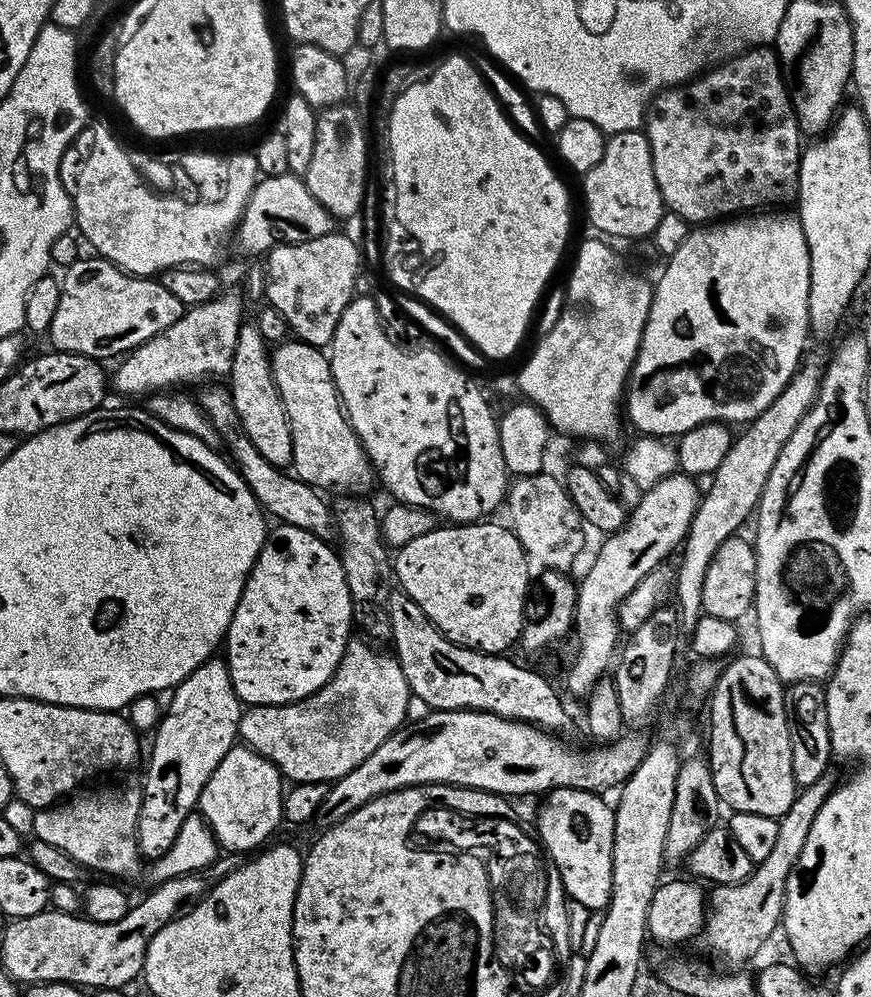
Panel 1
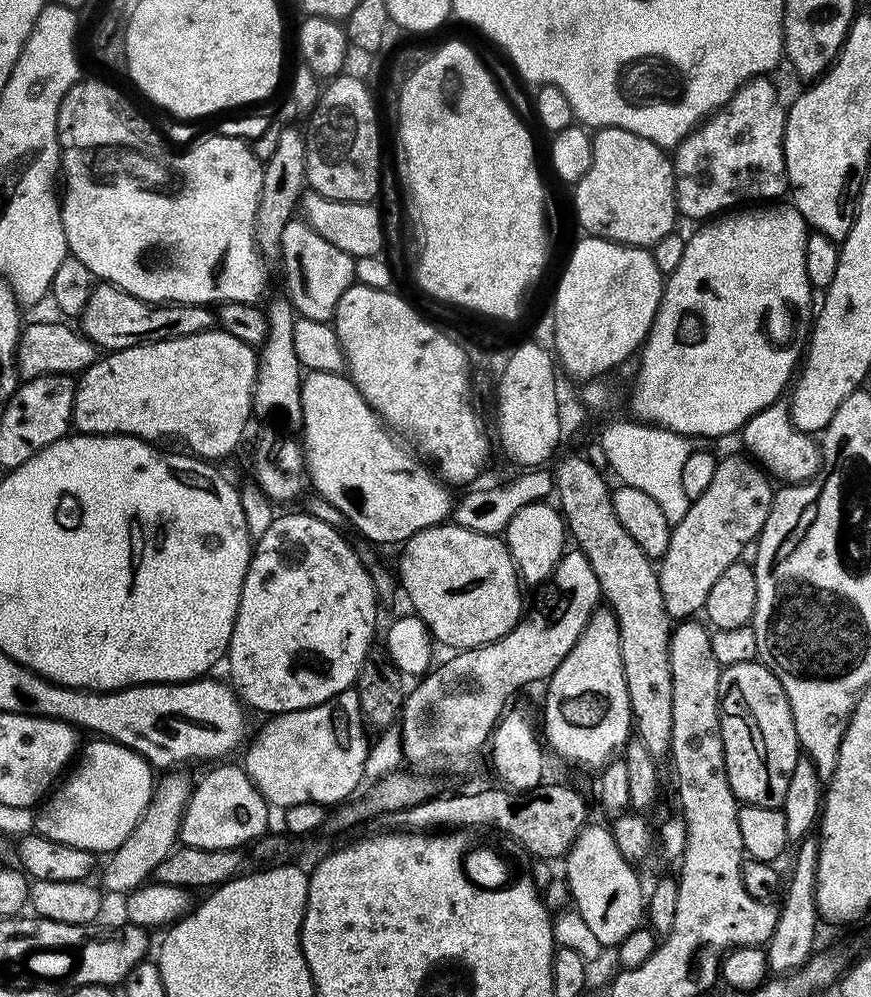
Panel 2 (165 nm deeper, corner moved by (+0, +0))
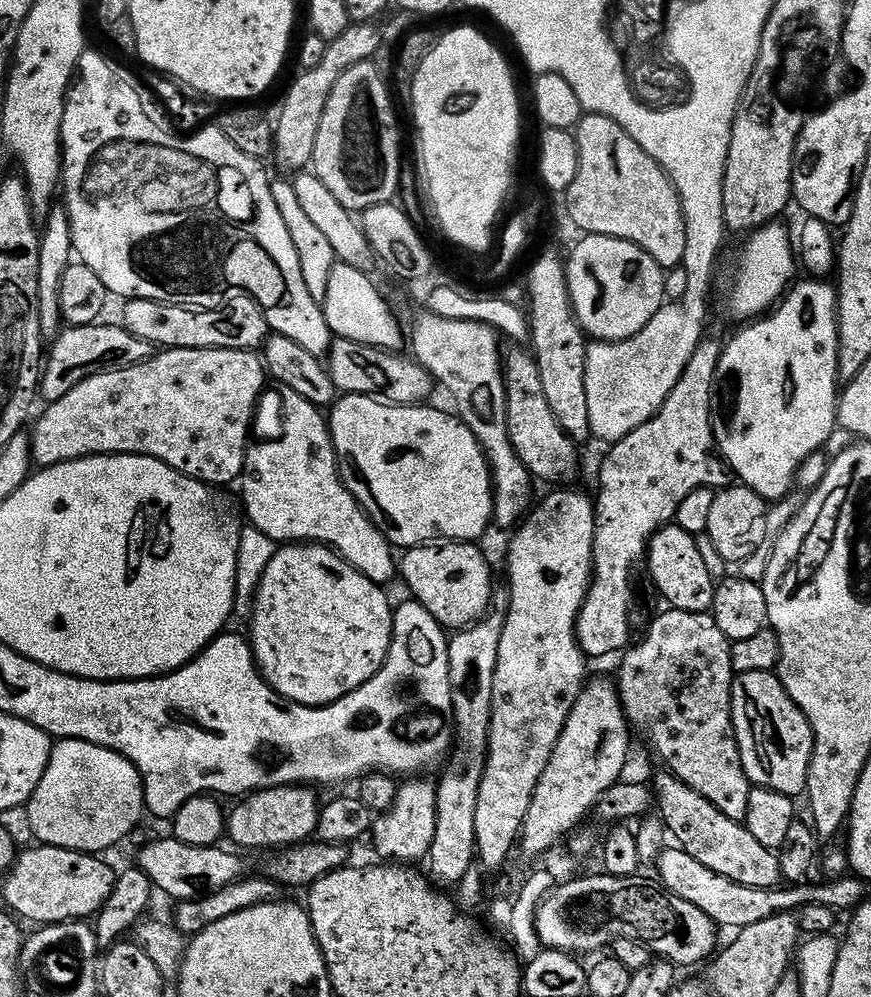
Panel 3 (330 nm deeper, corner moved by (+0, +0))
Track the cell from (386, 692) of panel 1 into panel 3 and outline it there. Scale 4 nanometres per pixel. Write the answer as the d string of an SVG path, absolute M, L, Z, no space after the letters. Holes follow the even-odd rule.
M283 784L277 788L258 788L254 792L247 793L239 802L226 812L226 836L232 839L237 849L264 848L263 850L275 850L290 844L299 844L311 837L316 831L320 804L312 793L311 787L303 784Z

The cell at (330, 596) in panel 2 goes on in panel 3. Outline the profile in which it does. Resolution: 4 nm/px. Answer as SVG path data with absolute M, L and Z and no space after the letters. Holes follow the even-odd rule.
M289 542L281 543L277 547L276 553L266 562L266 570L262 570L262 578L256 587L256 594L252 597L250 613L252 621L248 624L247 639L252 646L252 657L256 660L256 666L260 669L261 676L273 690L283 696L286 700L293 700L299 704L329 704L342 694L362 686L375 672L382 666L382 662L388 653L390 638L392 637L392 609L393 605L388 604L388 596L379 583L371 581L370 578L360 573L350 562L346 561L327 544L315 542Z

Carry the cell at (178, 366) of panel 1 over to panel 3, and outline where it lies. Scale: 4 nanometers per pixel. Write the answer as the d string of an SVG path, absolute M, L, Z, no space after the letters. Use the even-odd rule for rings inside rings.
M165 348L134 366L90 374L86 378L82 378L82 382L70 386L70 390L66 390L66 394L62 394L62 398L47 401L43 405L45 407L44 413L37 418L36 425L30 428L32 459L37 465L47 466L49 464L57 464L58 462L66 462L67 460L77 460L83 456L132 452L136 456L153 456L158 458L162 462L166 462L166 466L170 466L190 478L200 480L204 484L228 486L228 483L232 479L232 482L235 481L243 470L245 449L250 444L248 423L252 420L252 407L256 404L256 395L259 394L264 380L266 381L266 369L261 357L252 350L242 348Z

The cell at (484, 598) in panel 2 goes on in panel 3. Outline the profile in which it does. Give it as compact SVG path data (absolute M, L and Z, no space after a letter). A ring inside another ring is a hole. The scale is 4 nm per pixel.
M429 542L403 549L404 557L399 557L398 576L408 583L411 599L430 610L445 629L467 628L493 603L492 568L476 547L472 542Z

